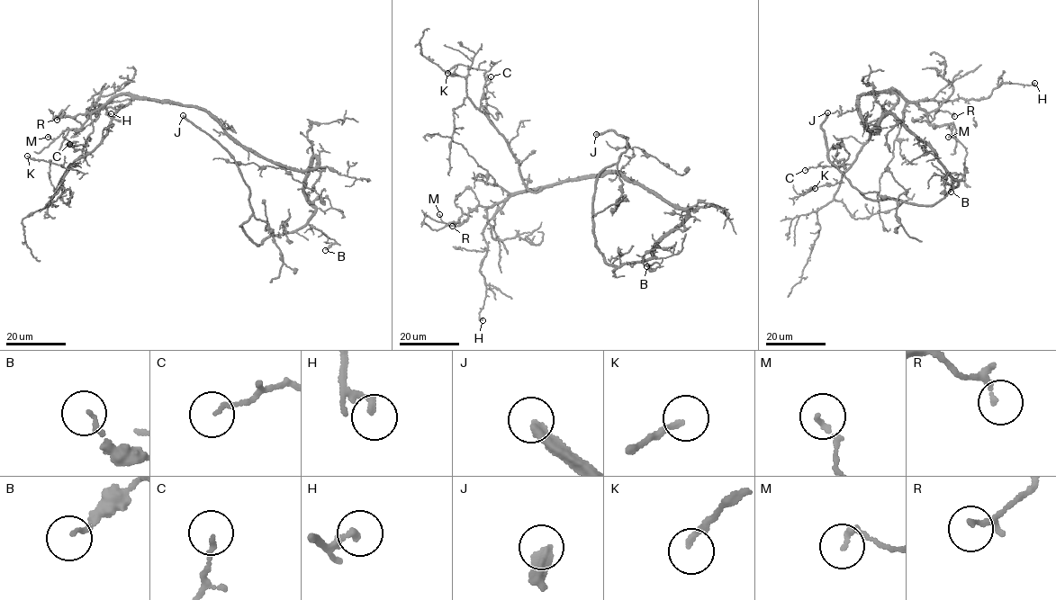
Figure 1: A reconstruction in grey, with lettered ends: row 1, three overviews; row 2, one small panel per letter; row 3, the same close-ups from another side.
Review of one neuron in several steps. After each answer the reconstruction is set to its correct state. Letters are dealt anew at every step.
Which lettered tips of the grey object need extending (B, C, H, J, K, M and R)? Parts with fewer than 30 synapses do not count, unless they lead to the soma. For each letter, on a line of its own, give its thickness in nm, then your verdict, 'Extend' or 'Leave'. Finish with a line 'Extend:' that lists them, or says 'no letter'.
B: Thickness 130 nm. Leave
C: Thickness 120 nm. Leave
H: Thickness 240 nm. Leave
J: Thickness 400 nm. Extend
K: Thickness 180 nm. Leave
M: Thickness 140 nm. Leave
R: Thickness 120 nm. Leave
Extend: J

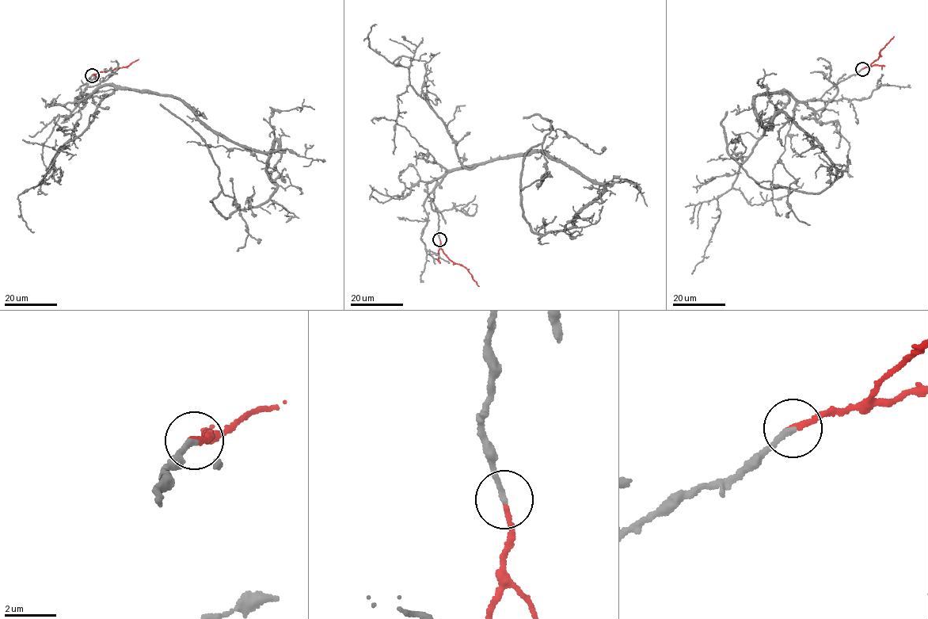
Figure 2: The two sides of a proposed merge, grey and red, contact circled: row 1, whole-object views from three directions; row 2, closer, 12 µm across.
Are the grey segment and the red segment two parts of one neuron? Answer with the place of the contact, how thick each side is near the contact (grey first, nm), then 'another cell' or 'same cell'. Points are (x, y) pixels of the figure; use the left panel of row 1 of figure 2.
place (92, 75); calibres 200 and 200 nm; same cell

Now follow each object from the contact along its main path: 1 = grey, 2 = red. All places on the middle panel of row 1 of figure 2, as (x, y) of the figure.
1: (439, 239), (446, 173), (540, 150), (603, 186), (544, 234), (525, 154), (551, 122), (604, 150)
2: (439, 239), (440, 248), (443, 253), (454, 262), (466, 269), (479, 286)

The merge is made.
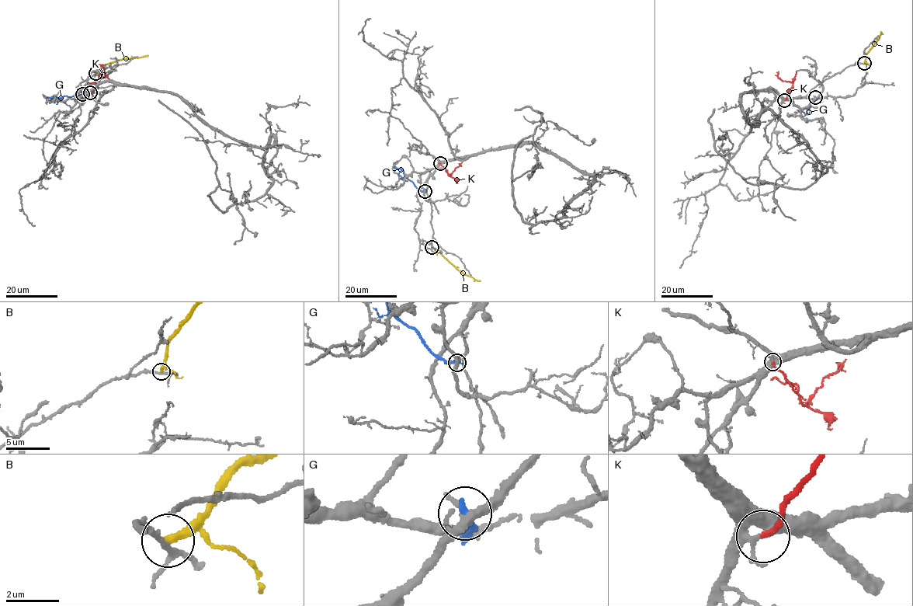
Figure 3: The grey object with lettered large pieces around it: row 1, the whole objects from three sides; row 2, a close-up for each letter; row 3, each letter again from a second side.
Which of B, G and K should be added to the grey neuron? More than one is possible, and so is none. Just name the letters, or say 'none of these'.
K

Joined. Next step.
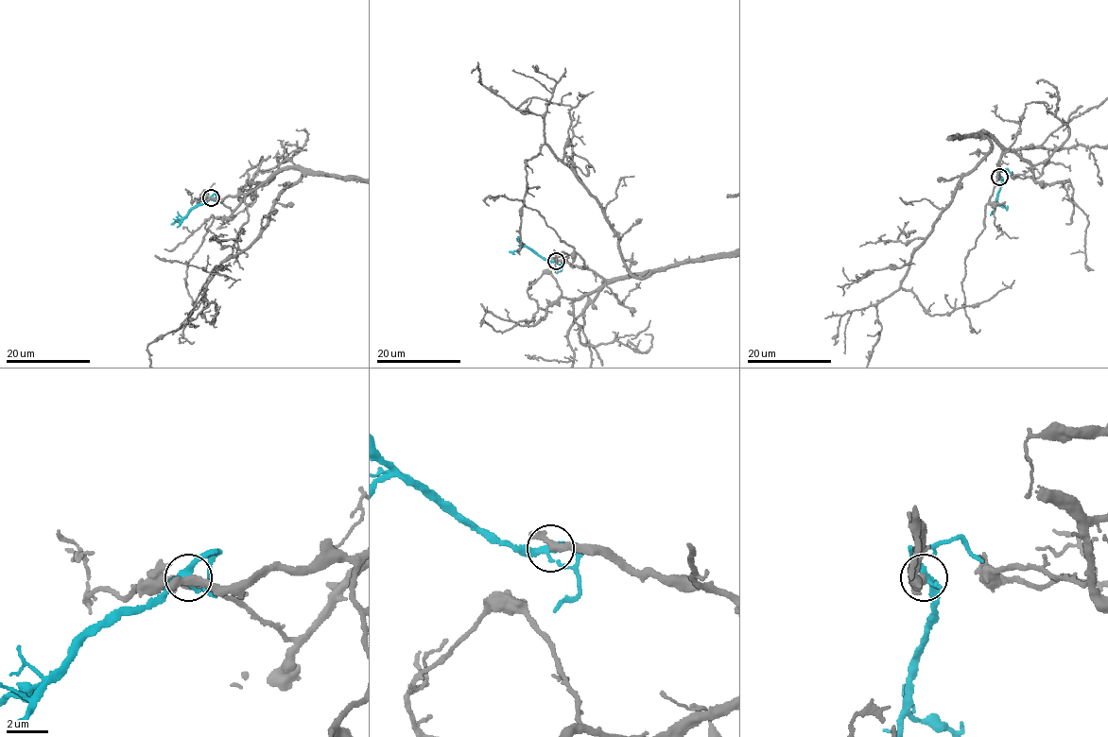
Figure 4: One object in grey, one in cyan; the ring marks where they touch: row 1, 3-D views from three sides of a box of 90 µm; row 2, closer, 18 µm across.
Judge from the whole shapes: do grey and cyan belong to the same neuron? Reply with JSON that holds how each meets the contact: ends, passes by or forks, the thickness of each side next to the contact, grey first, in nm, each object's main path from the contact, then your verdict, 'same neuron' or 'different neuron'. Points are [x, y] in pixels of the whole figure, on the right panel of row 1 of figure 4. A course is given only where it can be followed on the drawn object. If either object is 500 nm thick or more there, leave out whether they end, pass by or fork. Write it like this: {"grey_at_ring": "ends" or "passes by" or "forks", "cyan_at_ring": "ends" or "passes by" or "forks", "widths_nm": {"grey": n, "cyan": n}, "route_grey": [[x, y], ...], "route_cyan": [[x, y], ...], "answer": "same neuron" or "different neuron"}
{"grey_at_ring": "passes by", "cyan_at_ring": "forks", "widths_nm": {"grey": 320, "cyan": 280}, "route_cyan": [[1000, 177], [1001, 187], [996, 203], [1008, 210]], "answer": "different neuron"}

